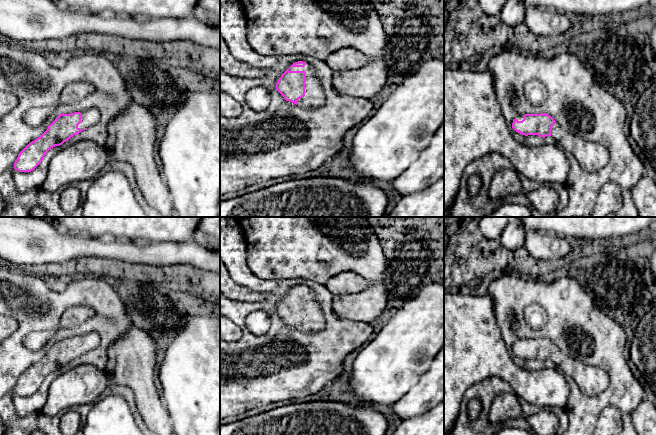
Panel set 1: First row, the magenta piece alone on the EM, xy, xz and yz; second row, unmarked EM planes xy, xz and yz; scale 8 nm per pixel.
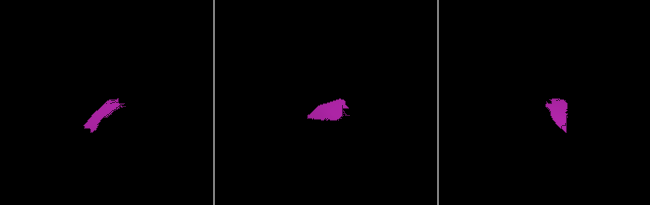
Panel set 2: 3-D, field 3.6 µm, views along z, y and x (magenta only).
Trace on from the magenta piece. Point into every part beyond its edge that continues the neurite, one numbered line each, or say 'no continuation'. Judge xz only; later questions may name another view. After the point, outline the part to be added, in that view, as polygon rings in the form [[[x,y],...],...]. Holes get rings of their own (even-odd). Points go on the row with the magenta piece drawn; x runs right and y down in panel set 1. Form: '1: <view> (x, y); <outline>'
1: xz (314, 97); [[[306,63],[304,67],[290,67],[289,71],[305,71],[305,96],[297,101],[297,105],[304,109],[320,108],[325,104],[326,96],[312,65]]]

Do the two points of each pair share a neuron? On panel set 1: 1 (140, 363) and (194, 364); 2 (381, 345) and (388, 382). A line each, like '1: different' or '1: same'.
1: different
2: same

